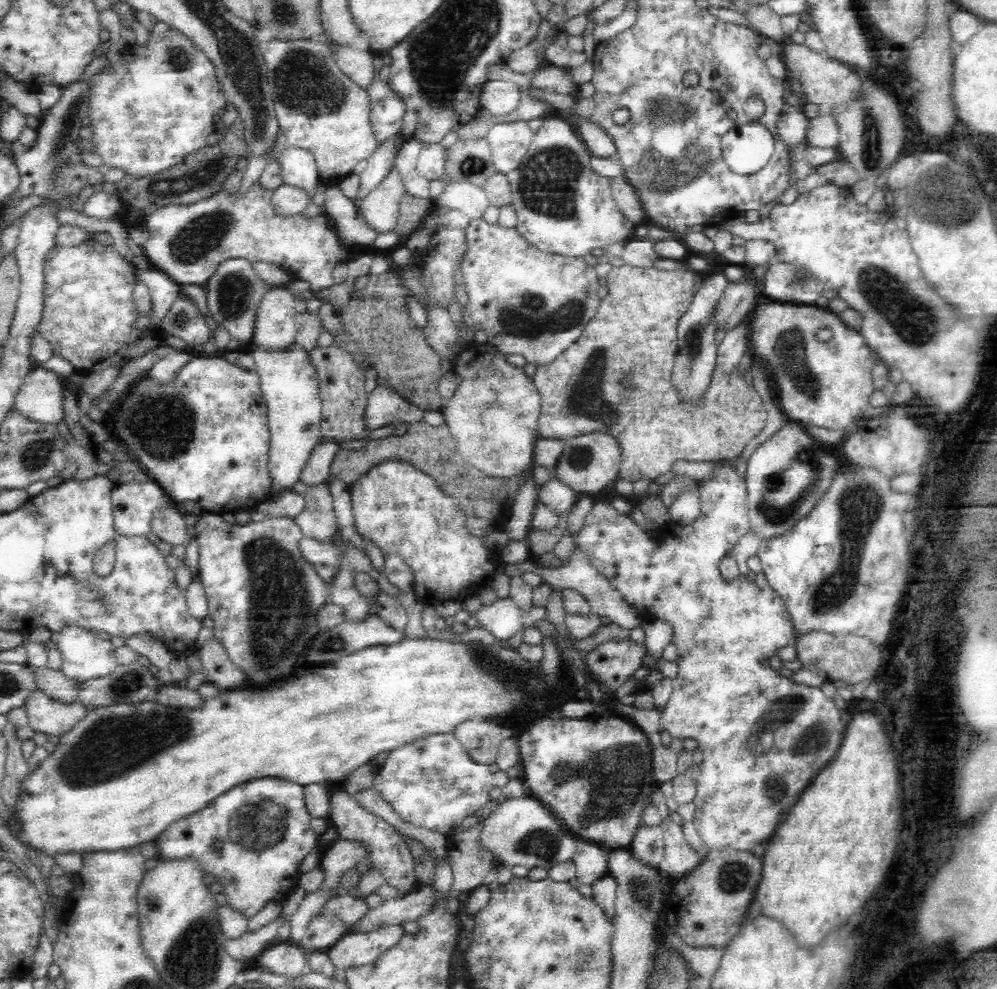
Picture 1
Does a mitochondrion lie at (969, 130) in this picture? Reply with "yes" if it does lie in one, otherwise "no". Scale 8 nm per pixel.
no

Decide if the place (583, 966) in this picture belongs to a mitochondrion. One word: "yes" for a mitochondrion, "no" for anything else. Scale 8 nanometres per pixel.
yes

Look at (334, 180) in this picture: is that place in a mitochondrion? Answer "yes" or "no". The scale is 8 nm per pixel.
no

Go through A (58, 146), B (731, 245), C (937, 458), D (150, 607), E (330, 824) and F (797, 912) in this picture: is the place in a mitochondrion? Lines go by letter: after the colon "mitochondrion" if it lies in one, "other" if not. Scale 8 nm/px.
A: mitochondrion
B: other
C: other
D: other
E: other
F: other

